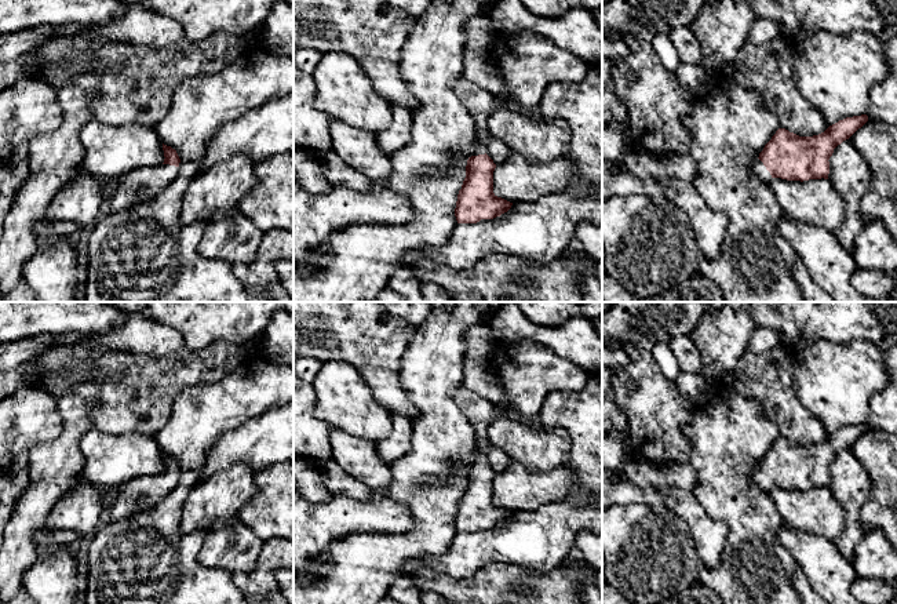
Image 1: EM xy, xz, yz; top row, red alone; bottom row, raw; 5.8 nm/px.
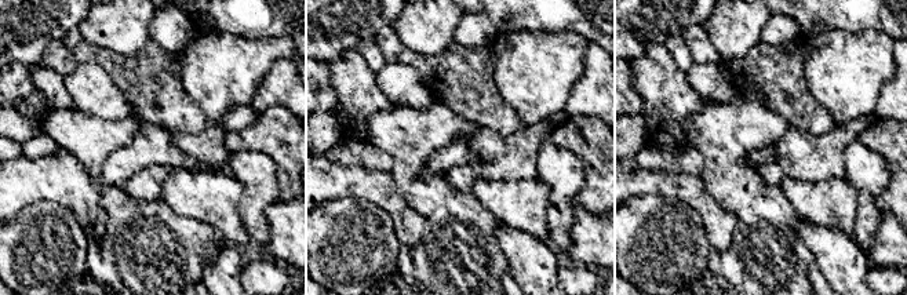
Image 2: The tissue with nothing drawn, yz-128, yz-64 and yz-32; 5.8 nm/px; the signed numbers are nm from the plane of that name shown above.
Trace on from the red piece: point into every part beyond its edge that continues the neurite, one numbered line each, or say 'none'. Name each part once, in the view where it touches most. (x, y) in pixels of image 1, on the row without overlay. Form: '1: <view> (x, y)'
1: yz (758, 477)

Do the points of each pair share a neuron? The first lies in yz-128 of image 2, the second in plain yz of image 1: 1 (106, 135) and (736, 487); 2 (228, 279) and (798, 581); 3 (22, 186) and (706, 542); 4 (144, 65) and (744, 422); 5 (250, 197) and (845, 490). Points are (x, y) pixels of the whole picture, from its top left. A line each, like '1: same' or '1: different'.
1: same
2: different
3: same
4: different
5: same

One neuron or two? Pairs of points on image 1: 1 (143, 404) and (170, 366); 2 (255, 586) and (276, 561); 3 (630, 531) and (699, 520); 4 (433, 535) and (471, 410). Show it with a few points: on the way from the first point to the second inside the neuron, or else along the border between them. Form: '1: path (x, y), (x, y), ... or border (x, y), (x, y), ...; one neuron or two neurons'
1: path (143, 395), (163, 375); one neuron
2: path (261, 581), (270, 567); one neuron
3: border (662, 510), (679, 516), (686, 521), (697, 552); two neurons
4: border (456, 389), (454, 403), (469, 421), (477, 448); two neurons

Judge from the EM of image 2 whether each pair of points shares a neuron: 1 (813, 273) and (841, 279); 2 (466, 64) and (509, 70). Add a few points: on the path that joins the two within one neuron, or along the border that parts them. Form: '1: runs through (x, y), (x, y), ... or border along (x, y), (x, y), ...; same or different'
1: border along (815, 265), (826, 280); different
2: border along (491, 48), (494, 82), (503, 98); different

